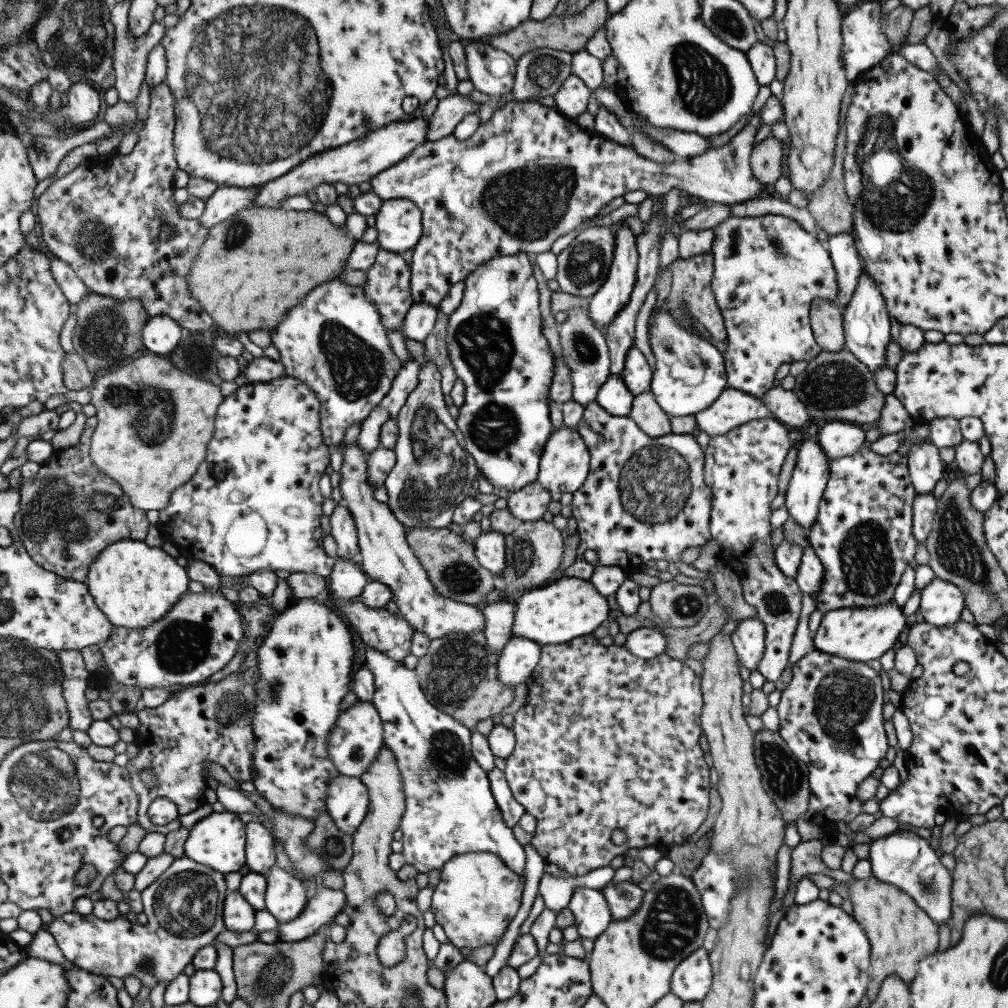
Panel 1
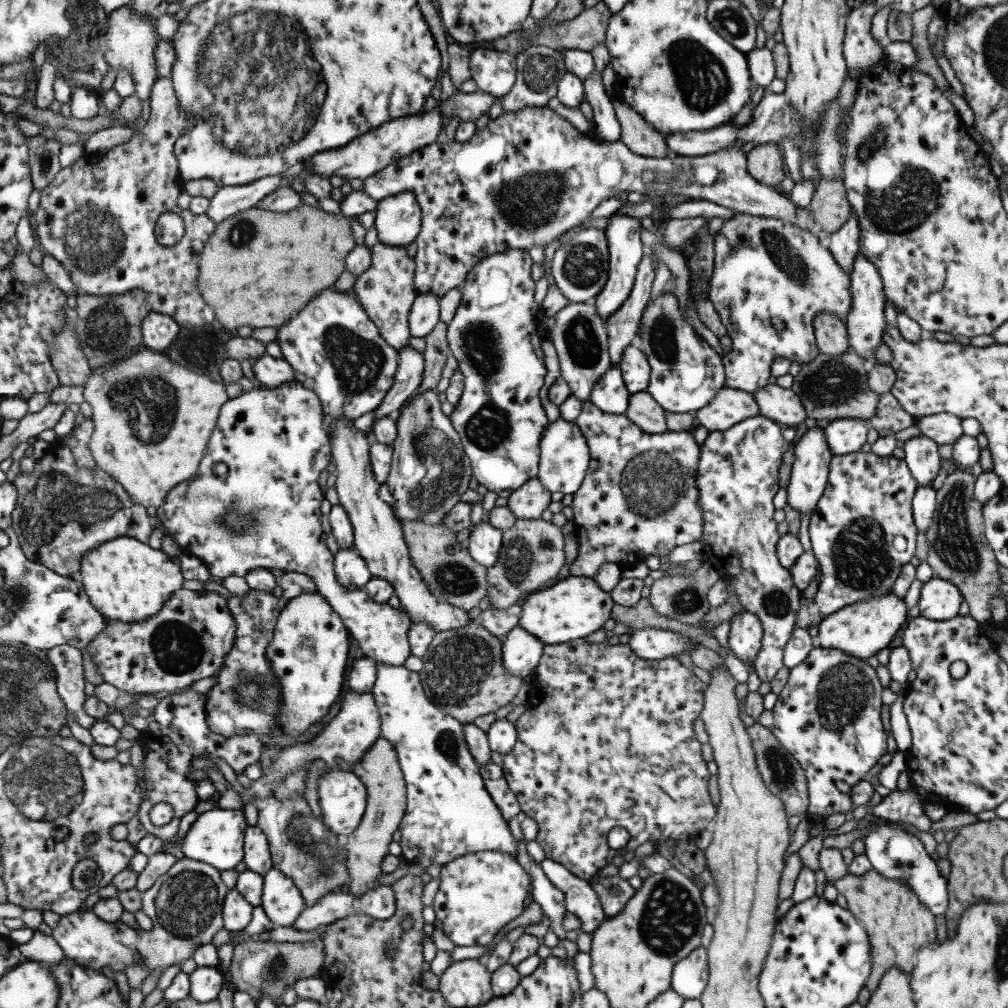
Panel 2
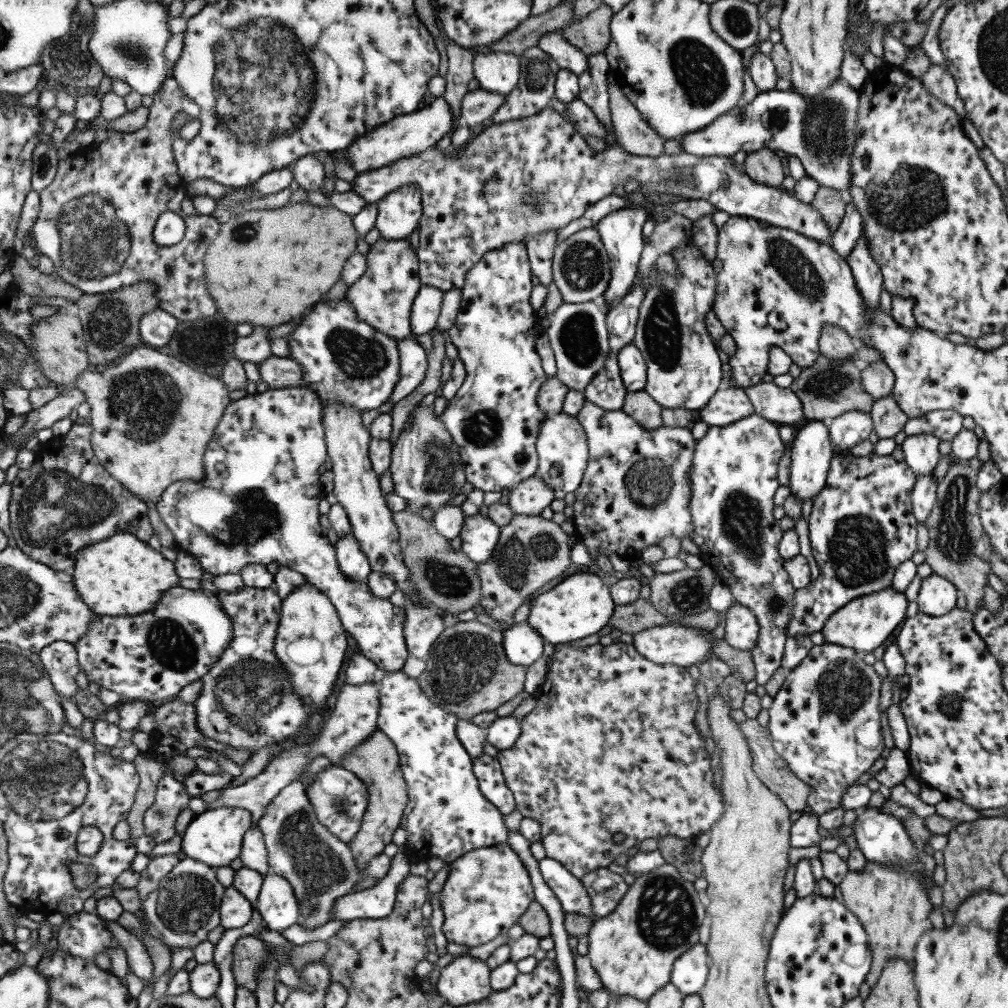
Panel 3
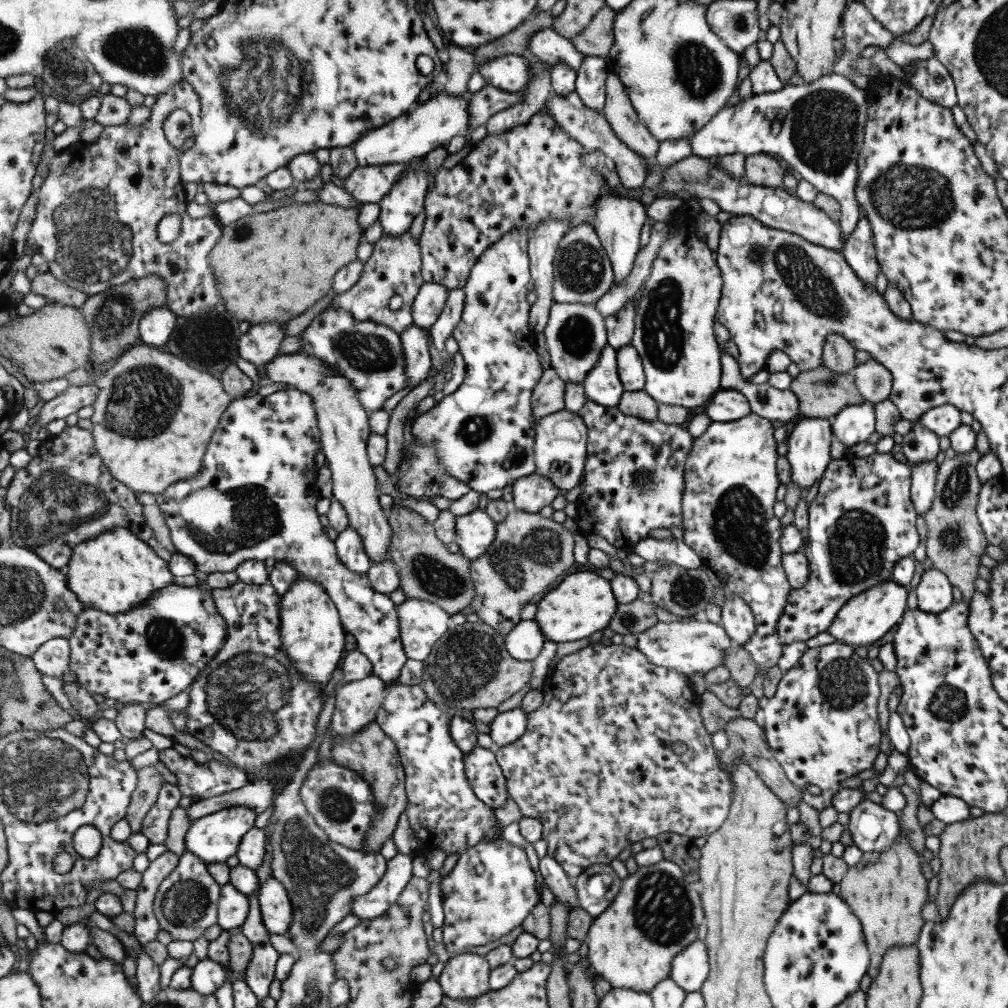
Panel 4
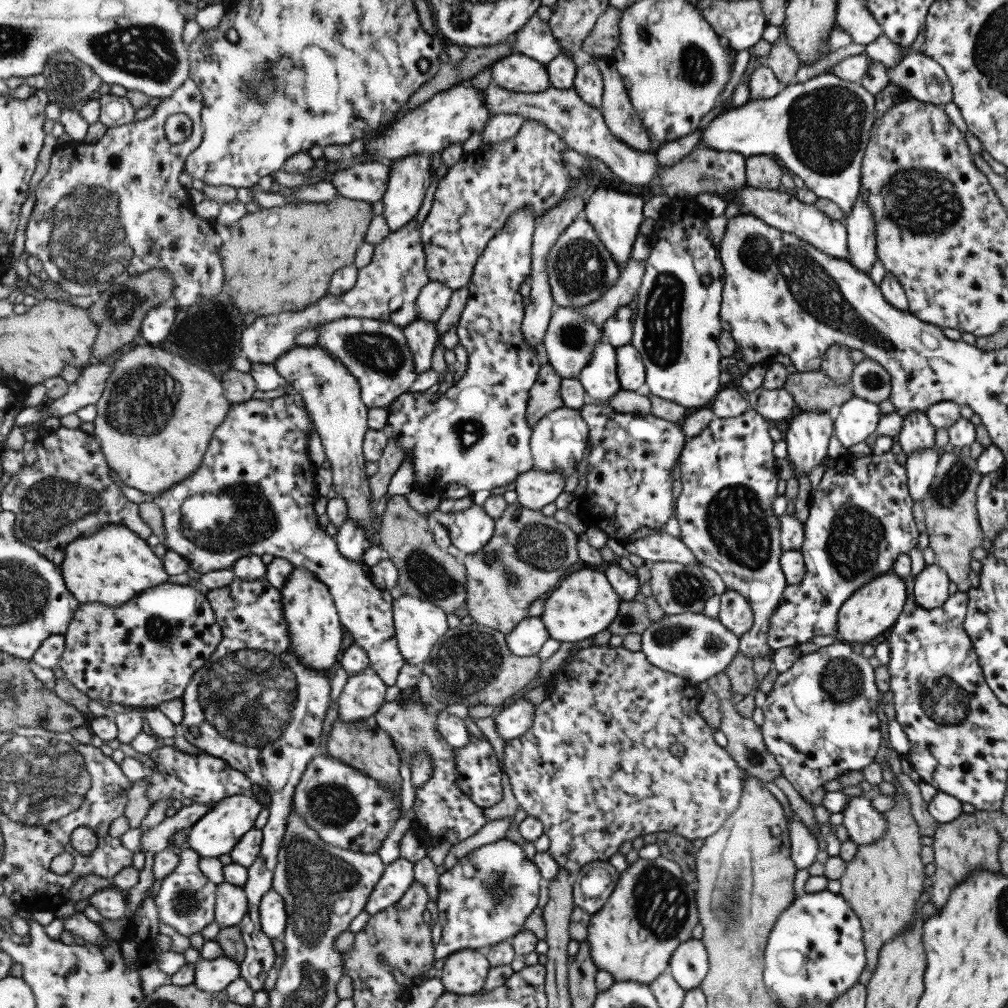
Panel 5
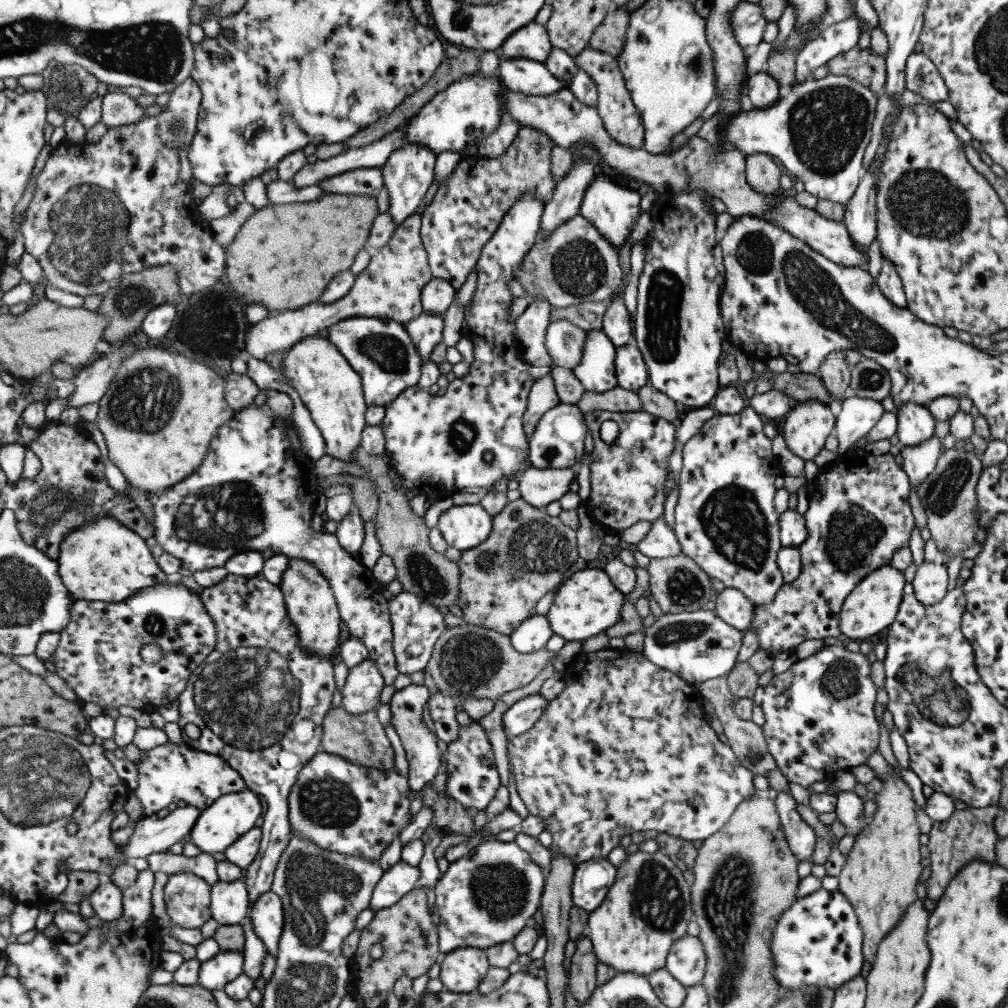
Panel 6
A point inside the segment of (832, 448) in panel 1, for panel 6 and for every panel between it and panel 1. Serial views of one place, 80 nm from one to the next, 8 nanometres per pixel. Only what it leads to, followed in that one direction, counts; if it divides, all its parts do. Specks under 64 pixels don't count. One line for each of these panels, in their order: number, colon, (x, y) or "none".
2: (845, 435)
3: (849, 428)
4: (853, 423)
5: (857, 418)
6: (857, 416)

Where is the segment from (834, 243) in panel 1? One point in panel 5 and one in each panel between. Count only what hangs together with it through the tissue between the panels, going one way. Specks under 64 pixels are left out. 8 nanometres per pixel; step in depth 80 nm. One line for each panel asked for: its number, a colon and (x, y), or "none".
2: (844, 243)
3: (821, 131)
4: (817, 129)
5: (818, 129)

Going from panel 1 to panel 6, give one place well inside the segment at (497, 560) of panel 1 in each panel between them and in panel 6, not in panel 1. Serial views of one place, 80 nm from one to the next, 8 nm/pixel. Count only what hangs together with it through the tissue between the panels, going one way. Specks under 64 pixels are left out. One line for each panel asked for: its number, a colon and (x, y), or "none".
2: (485, 541)
3: (480, 535)
4: (476, 532)
5: (470, 530)
6: (466, 526)

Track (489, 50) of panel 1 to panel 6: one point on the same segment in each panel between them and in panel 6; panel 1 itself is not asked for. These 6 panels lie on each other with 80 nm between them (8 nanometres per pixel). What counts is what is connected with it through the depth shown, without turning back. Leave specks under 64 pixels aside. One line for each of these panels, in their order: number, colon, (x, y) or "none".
2: (494, 71)
3: (498, 72)
4: (510, 72)
5: (515, 72)
6: (529, 77)

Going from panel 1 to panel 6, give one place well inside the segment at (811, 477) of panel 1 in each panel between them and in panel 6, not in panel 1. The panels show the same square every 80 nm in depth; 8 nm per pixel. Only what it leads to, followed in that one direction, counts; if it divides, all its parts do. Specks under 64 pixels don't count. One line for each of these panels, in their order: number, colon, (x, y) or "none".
2: (807, 479)
3: (810, 451)
4: (808, 445)
5: (807, 434)
6: (807, 424)

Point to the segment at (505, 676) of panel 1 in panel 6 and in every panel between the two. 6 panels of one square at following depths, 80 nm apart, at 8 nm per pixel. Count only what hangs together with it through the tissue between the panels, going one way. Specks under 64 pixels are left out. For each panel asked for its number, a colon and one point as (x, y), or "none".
2: (522, 651)
3: (523, 646)
4: (523, 642)
5: (525, 640)
6: (531, 635)

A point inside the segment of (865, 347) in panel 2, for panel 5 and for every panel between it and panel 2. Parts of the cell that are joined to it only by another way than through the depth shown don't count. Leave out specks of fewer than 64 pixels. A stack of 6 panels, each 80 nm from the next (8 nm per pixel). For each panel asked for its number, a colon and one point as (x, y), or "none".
3: (865, 271)
4: (858, 252)
5: (860, 234)

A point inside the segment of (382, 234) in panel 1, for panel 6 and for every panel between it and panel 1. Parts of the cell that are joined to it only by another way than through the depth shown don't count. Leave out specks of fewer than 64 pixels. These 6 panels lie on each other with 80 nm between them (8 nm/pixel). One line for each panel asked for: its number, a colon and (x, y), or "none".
2: (399, 218)
3: (400, 213)
4: (402, 205)
5: (410, 178)
6: (409, 173)

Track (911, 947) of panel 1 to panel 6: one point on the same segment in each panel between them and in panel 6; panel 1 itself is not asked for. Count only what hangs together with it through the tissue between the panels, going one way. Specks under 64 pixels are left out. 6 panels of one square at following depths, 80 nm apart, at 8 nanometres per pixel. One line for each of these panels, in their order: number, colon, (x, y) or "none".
2: (896, 922)
3: (891, 904)
4: (885, 891)
5: (881, 883)
6: (878, 877)

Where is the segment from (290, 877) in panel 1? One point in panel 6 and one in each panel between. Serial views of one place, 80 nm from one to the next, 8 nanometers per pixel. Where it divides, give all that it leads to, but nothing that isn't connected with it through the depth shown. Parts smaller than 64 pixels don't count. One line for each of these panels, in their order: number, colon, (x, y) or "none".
2: (283, 901)
3: (278, 904)
4: (276, 904)
5: (274, 916)
6: (268, 912)

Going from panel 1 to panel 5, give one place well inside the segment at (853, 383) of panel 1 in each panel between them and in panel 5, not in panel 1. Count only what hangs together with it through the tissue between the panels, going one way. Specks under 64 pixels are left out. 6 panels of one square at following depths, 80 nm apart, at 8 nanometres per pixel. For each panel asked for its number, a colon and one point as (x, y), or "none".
2: (829, 387)
3: (825, 390)
4: (820, 393)
5: (811, 391)

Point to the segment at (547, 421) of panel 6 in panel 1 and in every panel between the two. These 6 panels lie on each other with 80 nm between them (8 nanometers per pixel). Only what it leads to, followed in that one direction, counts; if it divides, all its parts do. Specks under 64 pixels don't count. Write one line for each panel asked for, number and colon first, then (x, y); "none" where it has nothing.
1: (564, 464)
2: (564, 456)
3: (561, 446)
4: (560, 437)
5: (558, 439)

